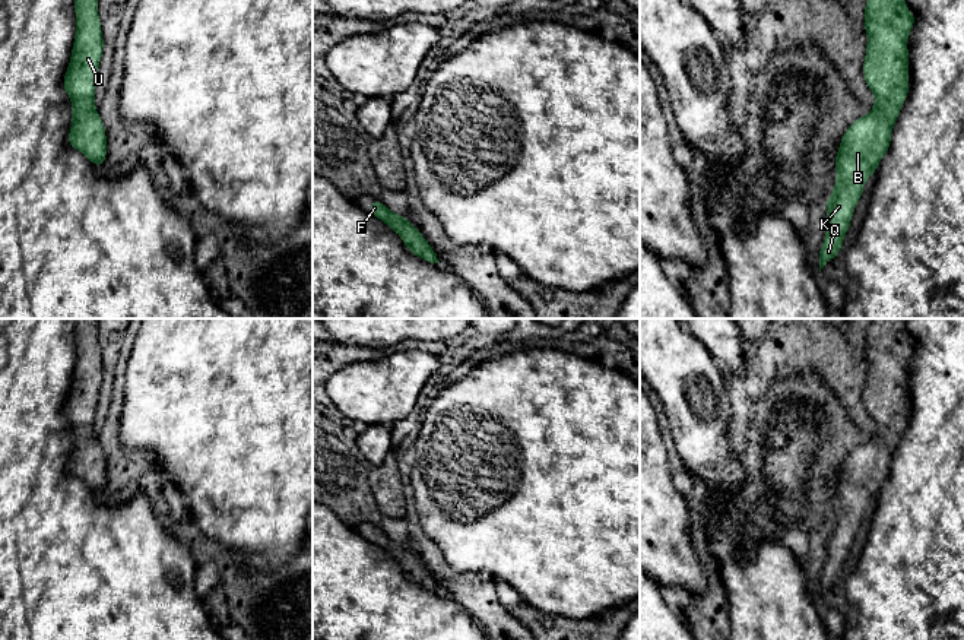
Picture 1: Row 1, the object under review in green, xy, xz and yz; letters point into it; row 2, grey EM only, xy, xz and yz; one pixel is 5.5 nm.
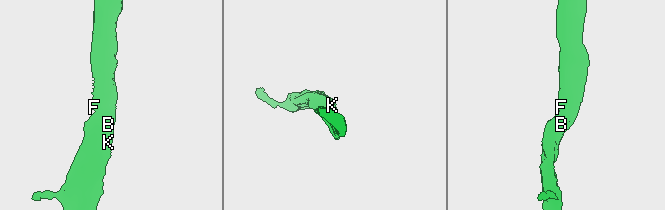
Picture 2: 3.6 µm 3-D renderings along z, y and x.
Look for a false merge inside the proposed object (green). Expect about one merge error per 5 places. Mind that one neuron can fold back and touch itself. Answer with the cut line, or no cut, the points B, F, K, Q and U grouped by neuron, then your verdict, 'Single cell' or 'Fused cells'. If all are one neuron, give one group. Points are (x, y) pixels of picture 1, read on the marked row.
No split. Groups: B F K Q U. Single cell

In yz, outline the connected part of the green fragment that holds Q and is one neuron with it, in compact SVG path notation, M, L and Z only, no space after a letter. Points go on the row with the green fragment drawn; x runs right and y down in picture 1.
M868 0L863 77L875 95L872 111L852 123L834 159L837 178L827 203L827 234L819 251L819 272L843 245L866 180L891 145L892 127L908 95L907 39L916 22L904 0Z

